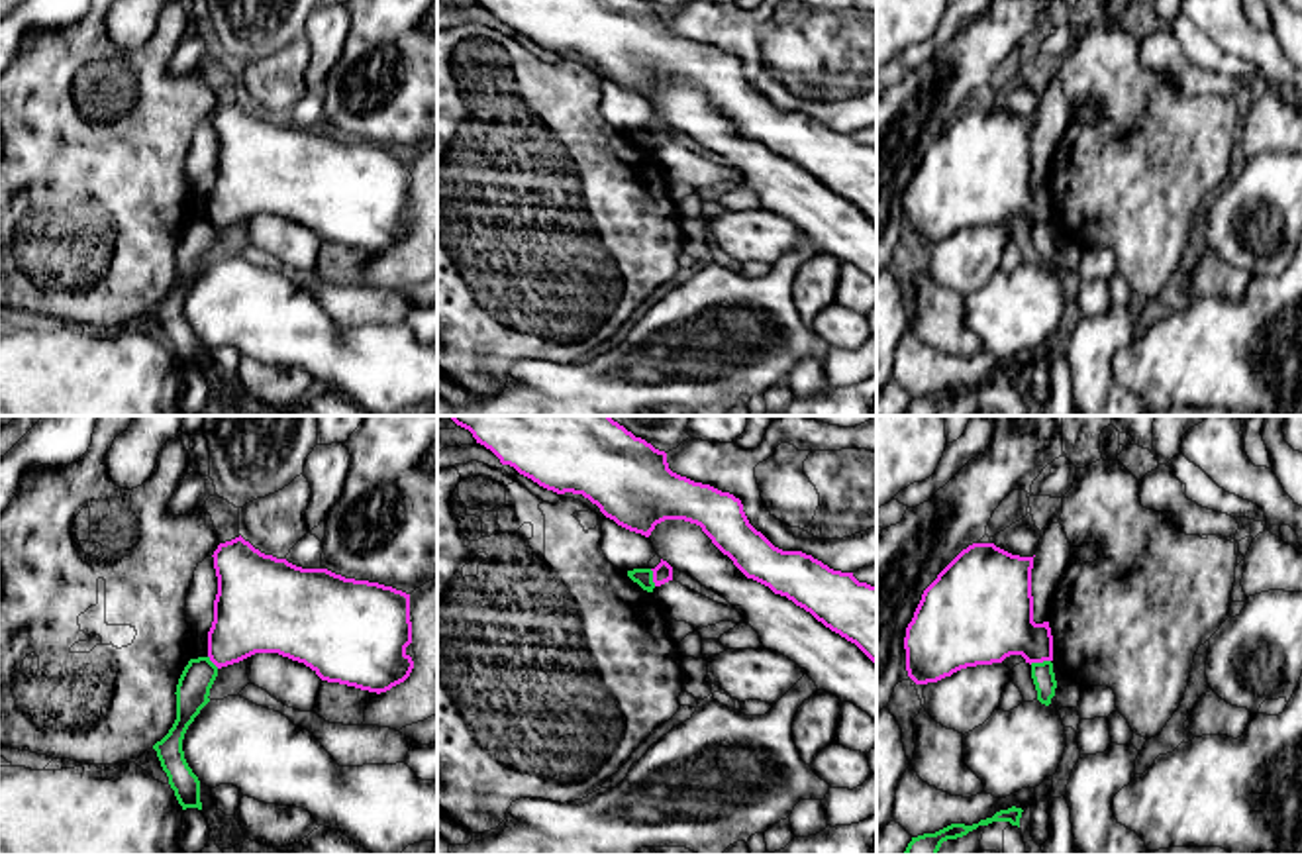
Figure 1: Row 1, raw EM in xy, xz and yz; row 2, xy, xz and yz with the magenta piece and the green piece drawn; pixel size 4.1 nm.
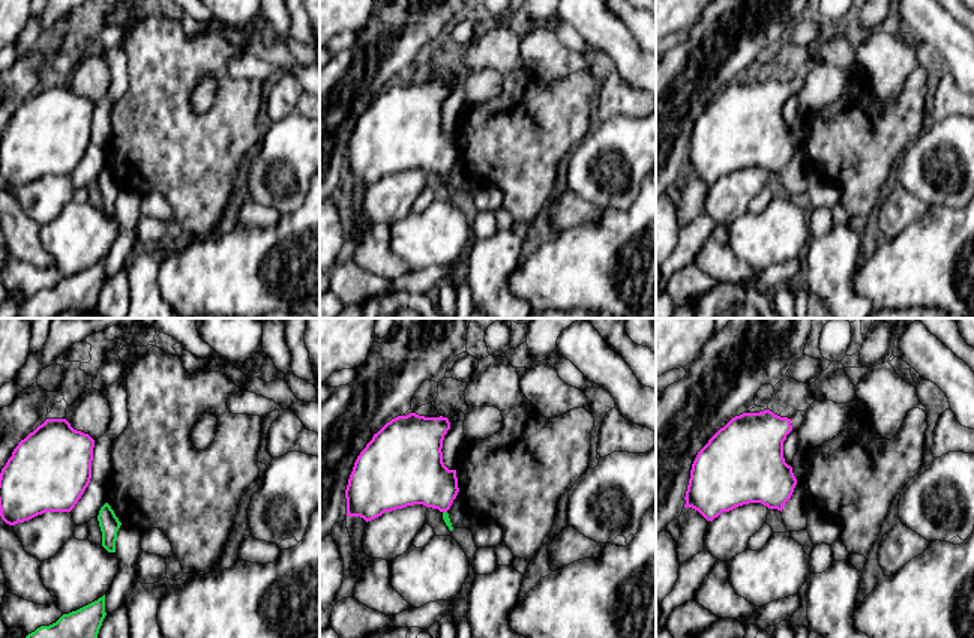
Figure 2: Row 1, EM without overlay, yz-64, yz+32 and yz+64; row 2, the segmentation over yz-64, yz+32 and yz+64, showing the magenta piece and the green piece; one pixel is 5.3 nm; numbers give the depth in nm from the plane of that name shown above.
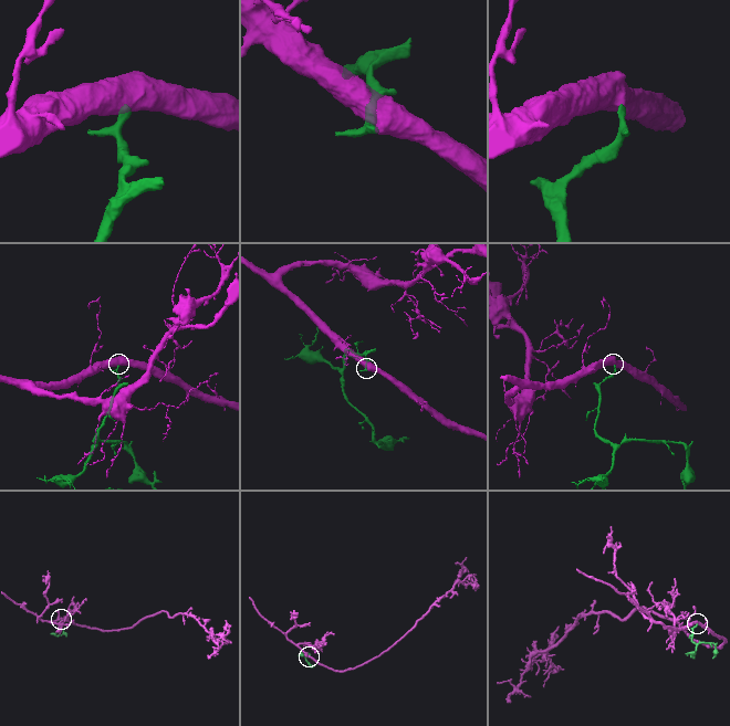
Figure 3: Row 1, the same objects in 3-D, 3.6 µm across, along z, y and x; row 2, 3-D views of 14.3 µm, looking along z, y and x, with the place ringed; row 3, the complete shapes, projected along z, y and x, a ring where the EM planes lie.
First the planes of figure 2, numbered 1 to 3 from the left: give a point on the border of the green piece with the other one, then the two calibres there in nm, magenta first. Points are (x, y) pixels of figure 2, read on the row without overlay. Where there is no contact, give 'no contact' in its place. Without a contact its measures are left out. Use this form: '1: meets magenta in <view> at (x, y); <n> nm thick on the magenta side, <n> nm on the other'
1: no contact
2: meets magenta in yz+32 at (444, 174); 320 nm thick on the magenta side, 40 nm on the other
3: no contact

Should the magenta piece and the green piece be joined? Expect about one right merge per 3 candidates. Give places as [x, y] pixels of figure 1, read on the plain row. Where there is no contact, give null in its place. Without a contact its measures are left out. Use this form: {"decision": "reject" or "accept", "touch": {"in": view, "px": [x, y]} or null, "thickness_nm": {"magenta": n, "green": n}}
{"decision": "reject", "touch": {"in": "yz", "px": [1040, 222]}, "thickness_nm": {"magenta": 320, "green": 90}}

